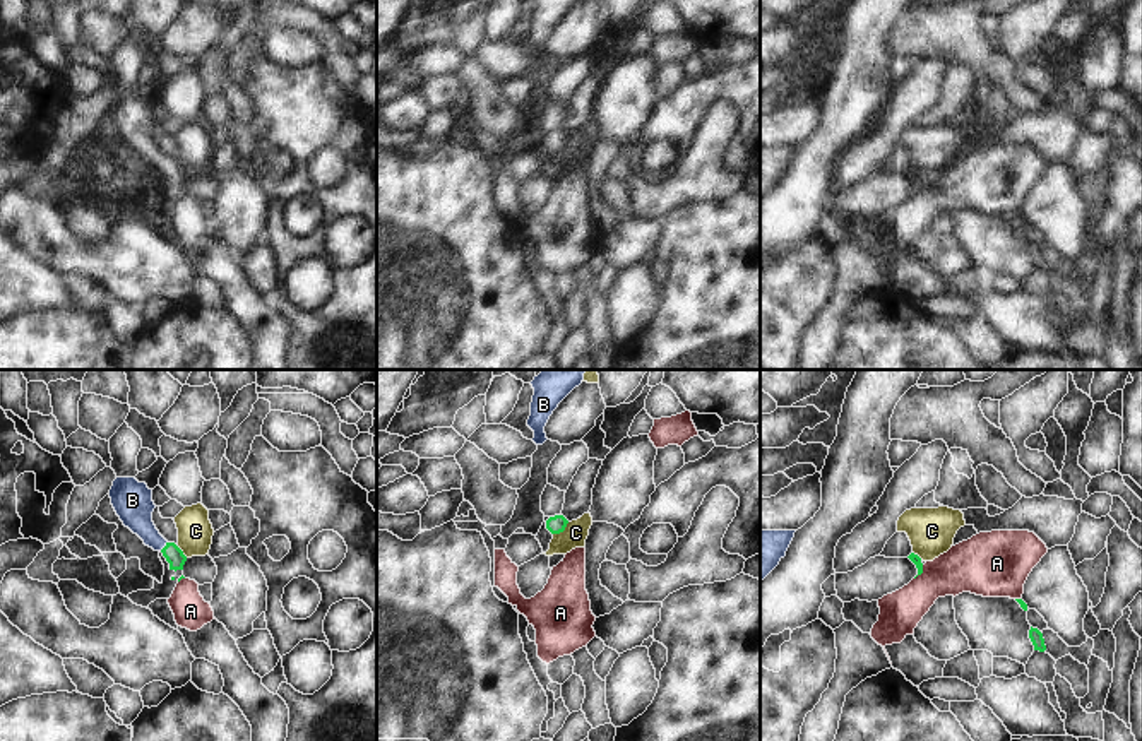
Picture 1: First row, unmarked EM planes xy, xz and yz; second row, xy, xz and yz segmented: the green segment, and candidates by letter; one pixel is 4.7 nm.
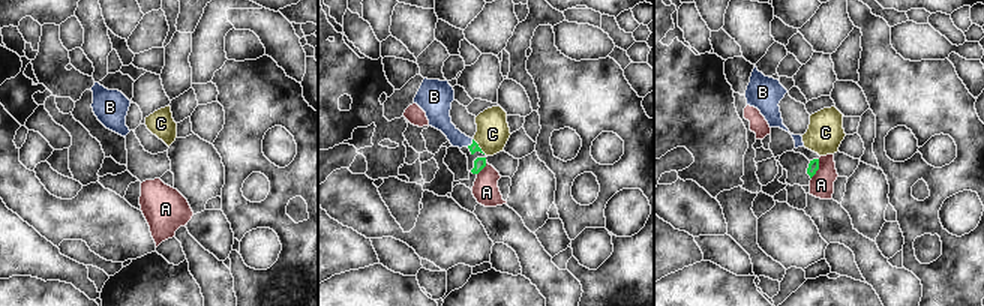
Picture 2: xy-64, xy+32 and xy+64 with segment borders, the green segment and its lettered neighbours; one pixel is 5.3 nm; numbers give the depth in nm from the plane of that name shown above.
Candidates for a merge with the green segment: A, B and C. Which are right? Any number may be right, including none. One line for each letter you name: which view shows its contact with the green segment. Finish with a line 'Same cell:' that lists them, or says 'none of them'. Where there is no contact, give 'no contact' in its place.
B: contact in xy
Same cell: B

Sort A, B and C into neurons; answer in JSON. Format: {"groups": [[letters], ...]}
{"groups": [["A"], ["B"], ["C"]]}

